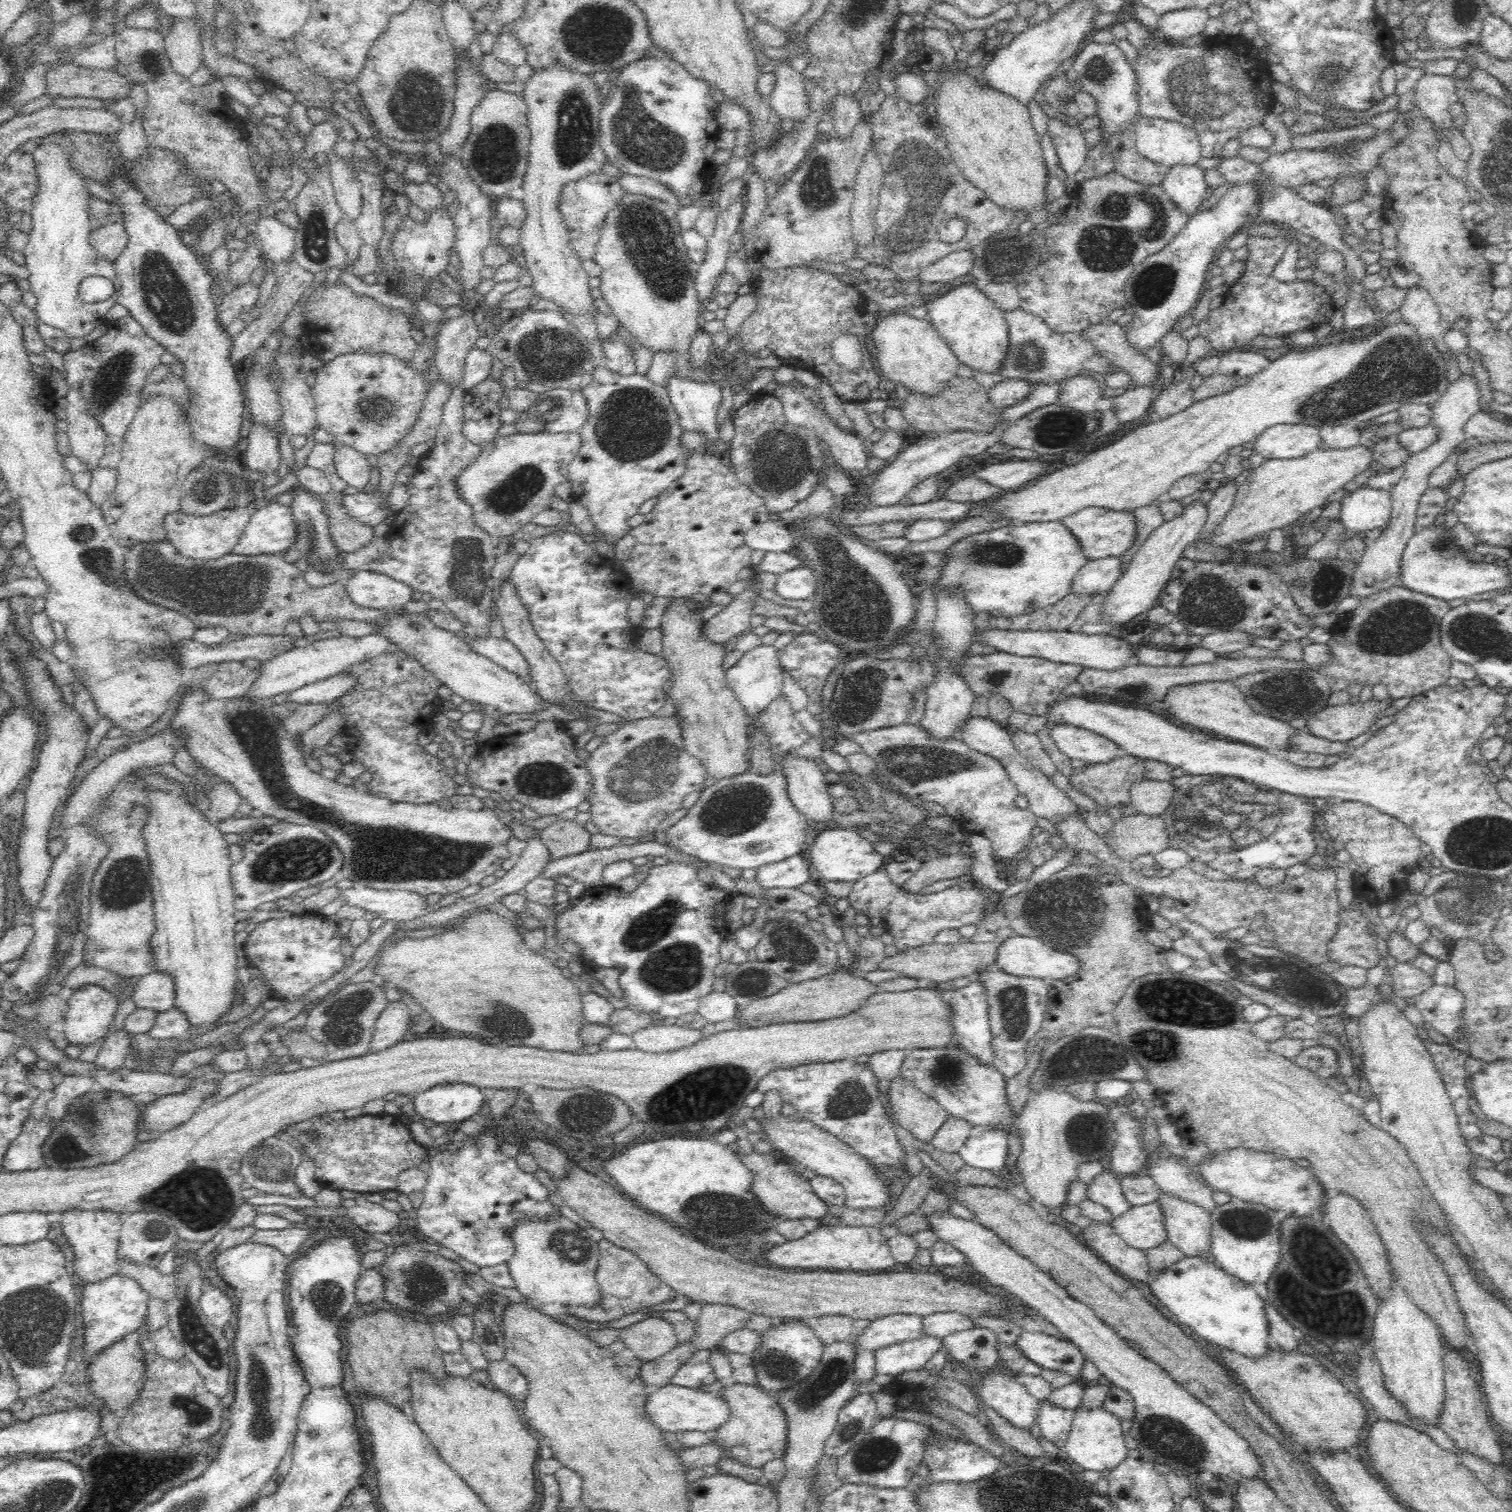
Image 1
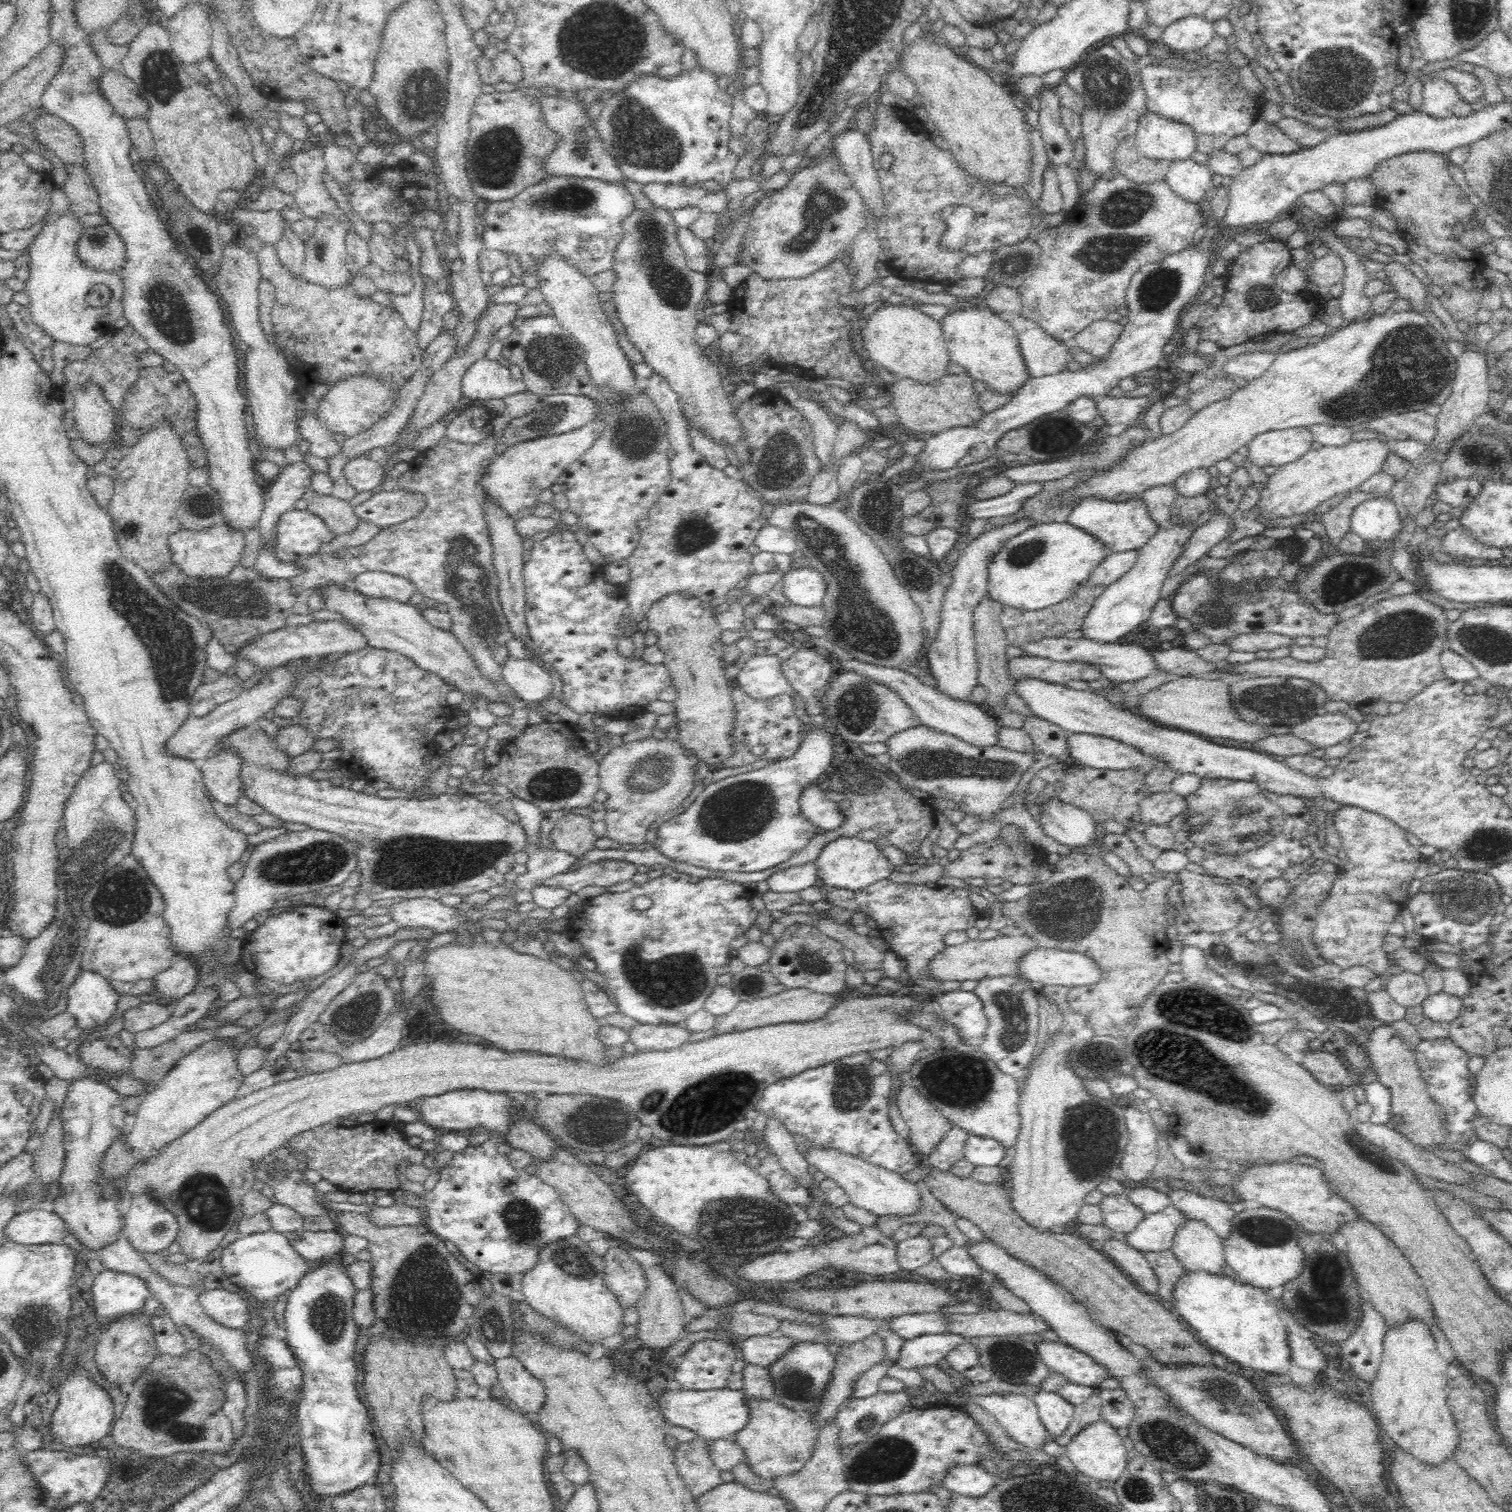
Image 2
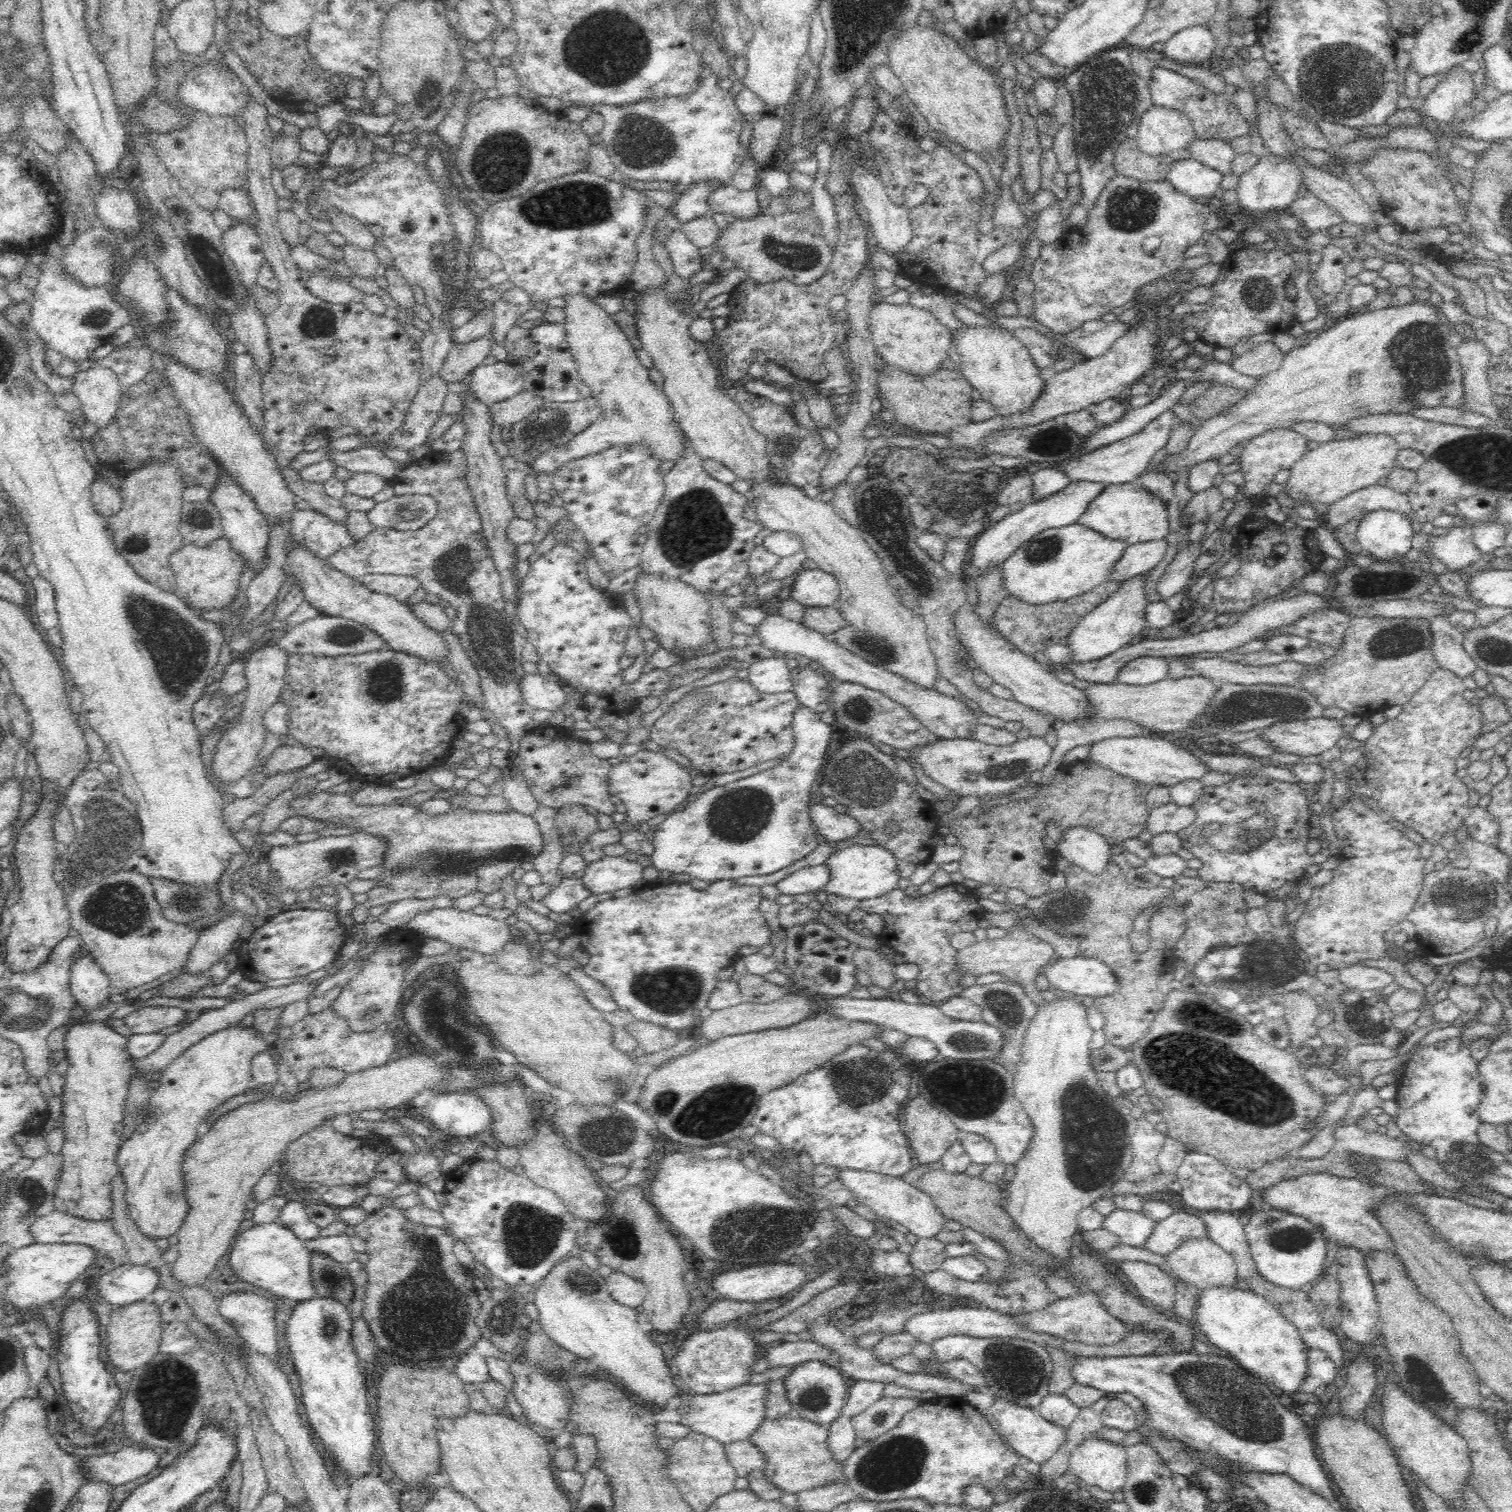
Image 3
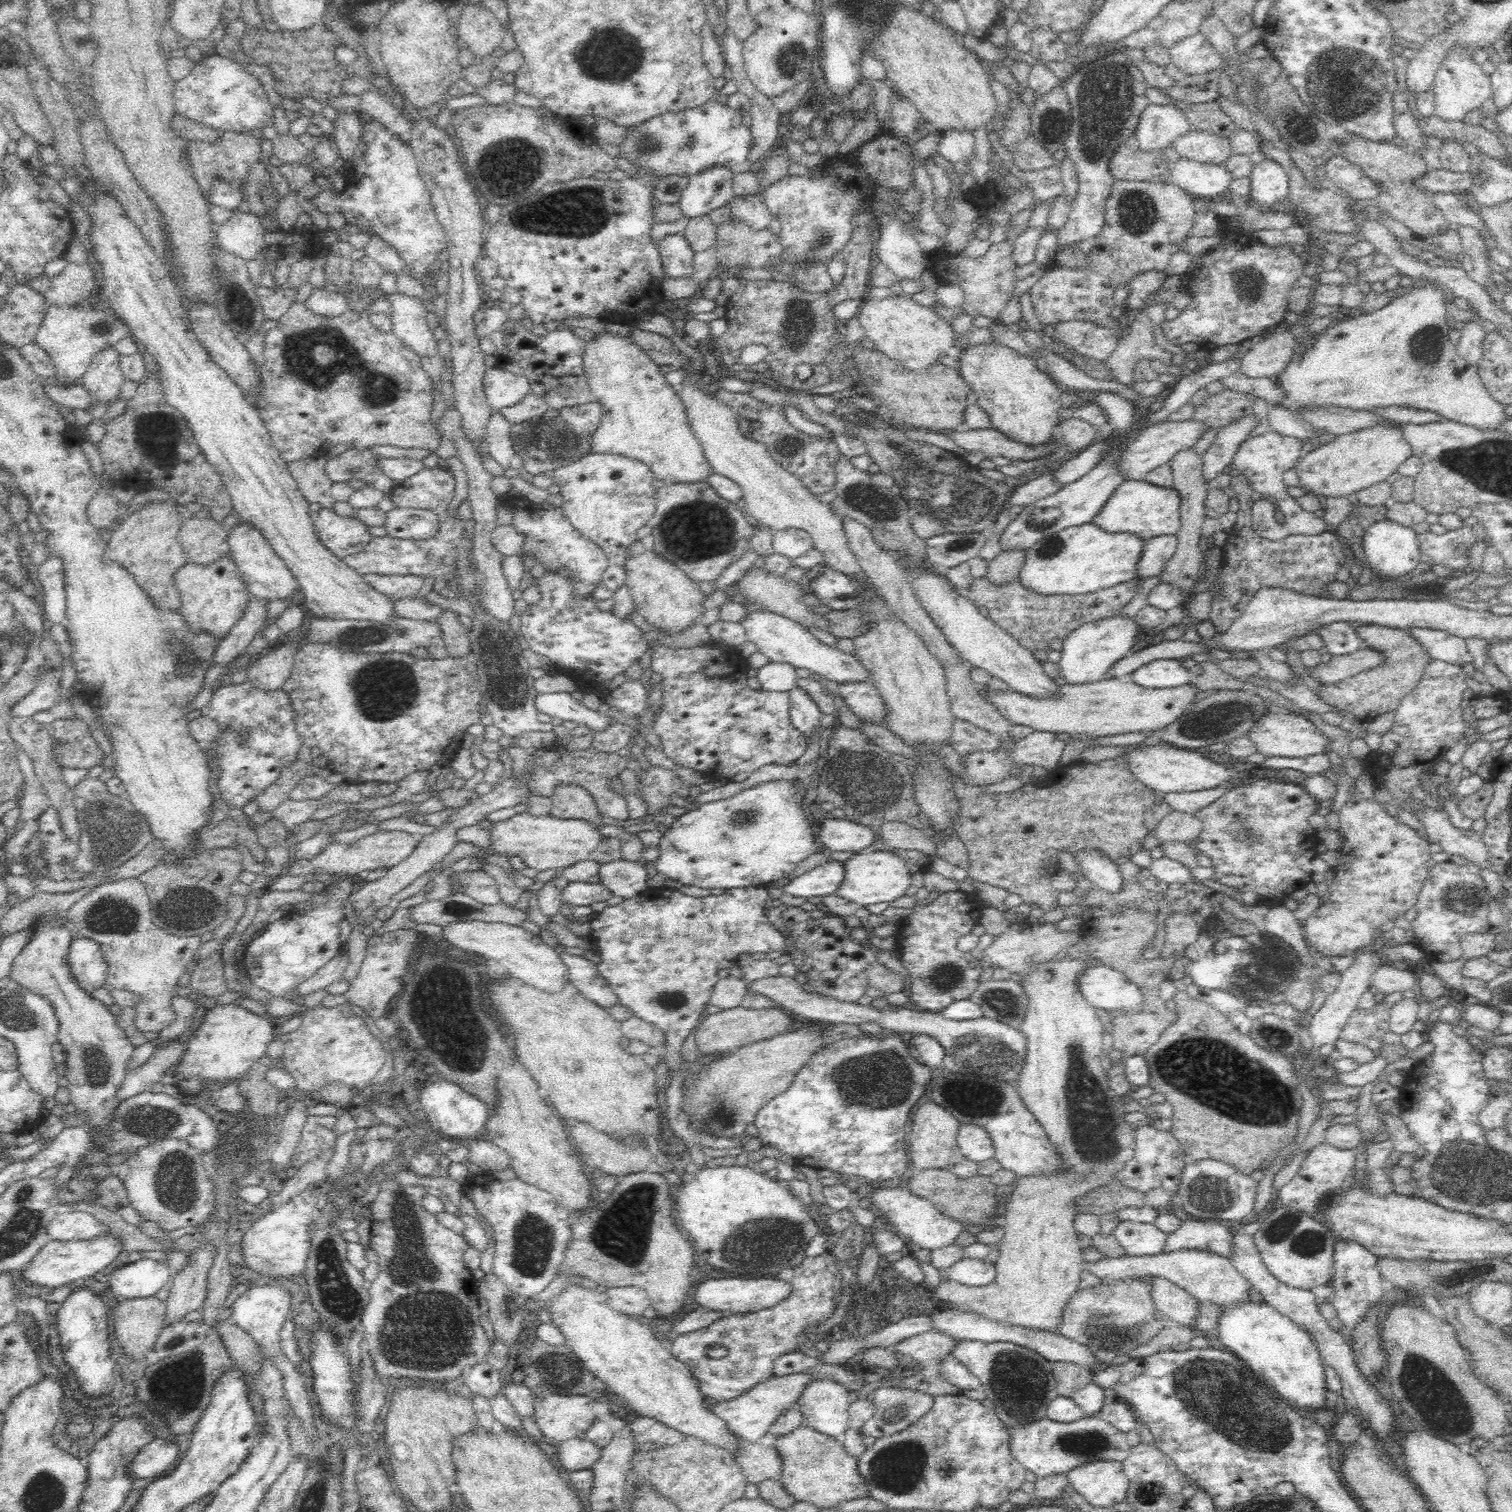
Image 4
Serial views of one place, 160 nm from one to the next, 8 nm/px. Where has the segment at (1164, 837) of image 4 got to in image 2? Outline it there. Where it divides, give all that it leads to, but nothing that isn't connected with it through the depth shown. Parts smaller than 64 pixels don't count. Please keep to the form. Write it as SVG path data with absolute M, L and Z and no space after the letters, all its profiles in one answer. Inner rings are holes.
M1172 791L1160 794L1146 794L1140 803L1141 822L1151 826L1166 826L1186 812L1191 812L1188 803Z

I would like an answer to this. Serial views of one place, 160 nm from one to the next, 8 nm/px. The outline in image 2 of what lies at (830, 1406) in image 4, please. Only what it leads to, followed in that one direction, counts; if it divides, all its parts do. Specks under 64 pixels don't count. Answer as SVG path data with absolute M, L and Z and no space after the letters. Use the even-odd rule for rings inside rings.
M801 1342L768 1367L775 1386L775 1398L796 1413L818 1414L825 1390L833 1377L836 1361L832 1352L820 1343Z

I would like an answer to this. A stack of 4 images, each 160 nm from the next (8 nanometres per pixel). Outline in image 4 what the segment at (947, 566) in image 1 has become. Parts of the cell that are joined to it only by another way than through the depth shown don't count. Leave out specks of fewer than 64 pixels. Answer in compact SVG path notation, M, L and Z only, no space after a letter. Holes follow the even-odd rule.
M1085 523L1062 530L1027 549L1019 581L1042 595L1091 594L1119 584L1138 580L1138 563L1146 540L1131 533L1108 533L1095 523Z

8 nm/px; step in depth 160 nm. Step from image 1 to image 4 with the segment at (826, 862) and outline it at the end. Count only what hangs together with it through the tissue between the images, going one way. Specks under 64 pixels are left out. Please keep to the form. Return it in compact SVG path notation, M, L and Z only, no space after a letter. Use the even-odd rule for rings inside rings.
M892 850L853 854L845 864L845 877L836 894L862 907L880 903L891 903L906 894L912 885L912 877L907 862Z

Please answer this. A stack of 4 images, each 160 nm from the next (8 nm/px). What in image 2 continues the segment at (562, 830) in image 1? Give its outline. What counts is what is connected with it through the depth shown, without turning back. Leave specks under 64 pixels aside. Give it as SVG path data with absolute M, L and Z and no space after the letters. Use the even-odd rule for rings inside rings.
M568 813L560 817L551 834L553 847L561 854L582 856L594 849L598 836L592 831L593 819L580 814Z

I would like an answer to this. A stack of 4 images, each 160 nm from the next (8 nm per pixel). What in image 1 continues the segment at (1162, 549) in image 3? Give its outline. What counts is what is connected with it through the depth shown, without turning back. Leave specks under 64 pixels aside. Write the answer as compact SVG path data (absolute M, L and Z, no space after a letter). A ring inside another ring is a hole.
M1110 556L1088 561L1074 577L1071 586L1073 594L1106 594L1120 578L1123 560L1120 556Z

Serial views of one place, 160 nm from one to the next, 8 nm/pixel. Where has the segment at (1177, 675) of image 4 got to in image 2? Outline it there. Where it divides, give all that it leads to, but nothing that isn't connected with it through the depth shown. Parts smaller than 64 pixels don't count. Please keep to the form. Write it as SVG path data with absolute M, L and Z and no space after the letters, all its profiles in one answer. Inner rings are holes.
M1068 637L1045 638L1043 641L1027 644L1023 648L1030 656L1052 659L1056 662L1086 662L1097 664L1103 676L1112 680L1115 684L1122 682L1138 682L1143 678L1154 674L1157 671L1157 664L1153 657L1152 649L1135 644L1121 644L1120 642L1111 645L1096 643L1084 637L1069 639Z

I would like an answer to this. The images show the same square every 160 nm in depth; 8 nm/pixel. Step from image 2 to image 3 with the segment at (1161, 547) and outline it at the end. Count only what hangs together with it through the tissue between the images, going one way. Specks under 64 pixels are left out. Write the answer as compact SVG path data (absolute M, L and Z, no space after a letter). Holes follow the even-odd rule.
M1136 575L1134 578L1127 579L1120 590L1110 596L1104 604L1100 604L1096 610L1078 621L1074 630L1067 636L1066 645L1072 655L1070 663L1085 665L1099 661L1127 647L1134 636L1146 631L1145 609L1149 603L1144 595L1144 588L1147 585L1142 578L1144 575Z

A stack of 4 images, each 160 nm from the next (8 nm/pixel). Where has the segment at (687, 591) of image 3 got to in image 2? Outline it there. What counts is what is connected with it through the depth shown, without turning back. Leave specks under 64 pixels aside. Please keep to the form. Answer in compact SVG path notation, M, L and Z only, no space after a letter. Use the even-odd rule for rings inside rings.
M672 591L666 594L660 601L654 602L645 619L648 628L656 633L657 647L664 653L663 664L668 667L672 677L673 686L677 690L674 701L679 730L679 742L707 764L720 764L732 755L730 746L730 732L732 732L732 720L734 720L734 703L730 697L729 679L722 666L722 648L720 642L721 629L714 620L711 612L712 606L695 597L686 595L685 591Z

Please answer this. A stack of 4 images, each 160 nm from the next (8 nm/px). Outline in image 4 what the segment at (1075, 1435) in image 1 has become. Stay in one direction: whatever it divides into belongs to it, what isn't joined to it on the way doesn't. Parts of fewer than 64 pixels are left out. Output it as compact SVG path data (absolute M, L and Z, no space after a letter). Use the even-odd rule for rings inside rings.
M1116 1461L1084 1463L1066 1478L1068 1487L1086 1500L1087 1510L1112 1508L1127 1499L1129 1483L1123 1466Z

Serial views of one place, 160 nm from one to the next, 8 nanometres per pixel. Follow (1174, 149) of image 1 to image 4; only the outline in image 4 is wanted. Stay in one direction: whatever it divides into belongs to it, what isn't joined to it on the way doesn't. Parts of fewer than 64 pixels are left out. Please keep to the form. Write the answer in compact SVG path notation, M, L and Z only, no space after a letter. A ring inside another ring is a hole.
M1149 103L1140 116L1134 136L1139 148L1150 152L1167 149L1190 130L1178 106Z

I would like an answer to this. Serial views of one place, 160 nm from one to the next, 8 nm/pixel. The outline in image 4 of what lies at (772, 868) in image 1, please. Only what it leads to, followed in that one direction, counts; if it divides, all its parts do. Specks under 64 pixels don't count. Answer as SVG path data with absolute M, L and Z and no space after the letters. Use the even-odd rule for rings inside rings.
M842 861L826 862L794 878L783 889L796 898L818 902L826 895L836 894L845 877Z

